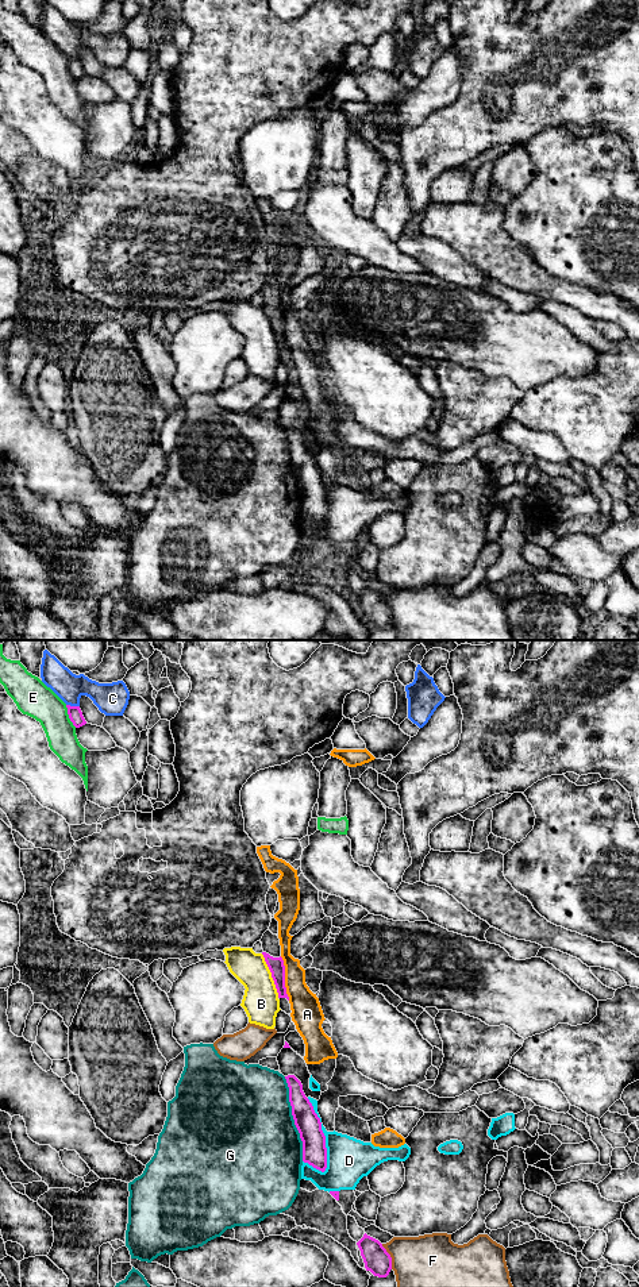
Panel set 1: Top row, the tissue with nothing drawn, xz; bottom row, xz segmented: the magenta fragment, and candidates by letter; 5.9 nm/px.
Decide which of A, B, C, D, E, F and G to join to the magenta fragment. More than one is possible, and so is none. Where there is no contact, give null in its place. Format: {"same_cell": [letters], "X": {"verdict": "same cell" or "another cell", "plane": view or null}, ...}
{"same_cell": [], "A": {"verdict": "another cell", "plane": "xz"}, "B": {"verdict": "another cell", "plane": "xz"}, "C": {"verdict": "another cell", "plane": "xz"}, "D": {"verdict": "another cell", "plane": "xz"}, "E": {"verdict": "another cell", "plane": "xz"}, "F": {"verdict": "another cell", "plane": "xz"}, "G": {"verdict": "another cell", "plane": "xz"}}

